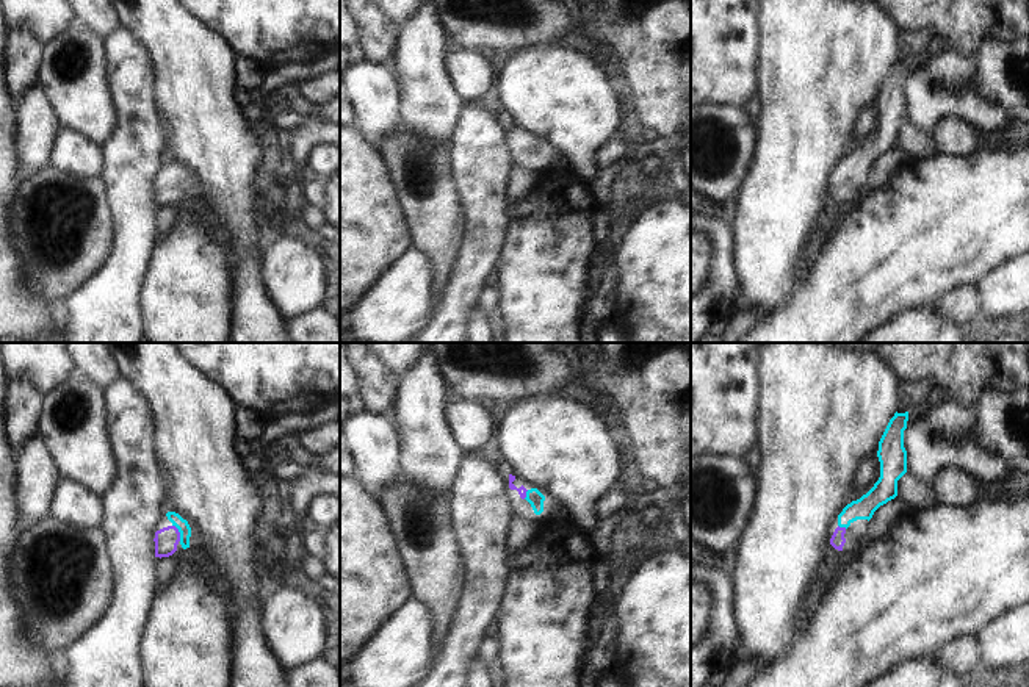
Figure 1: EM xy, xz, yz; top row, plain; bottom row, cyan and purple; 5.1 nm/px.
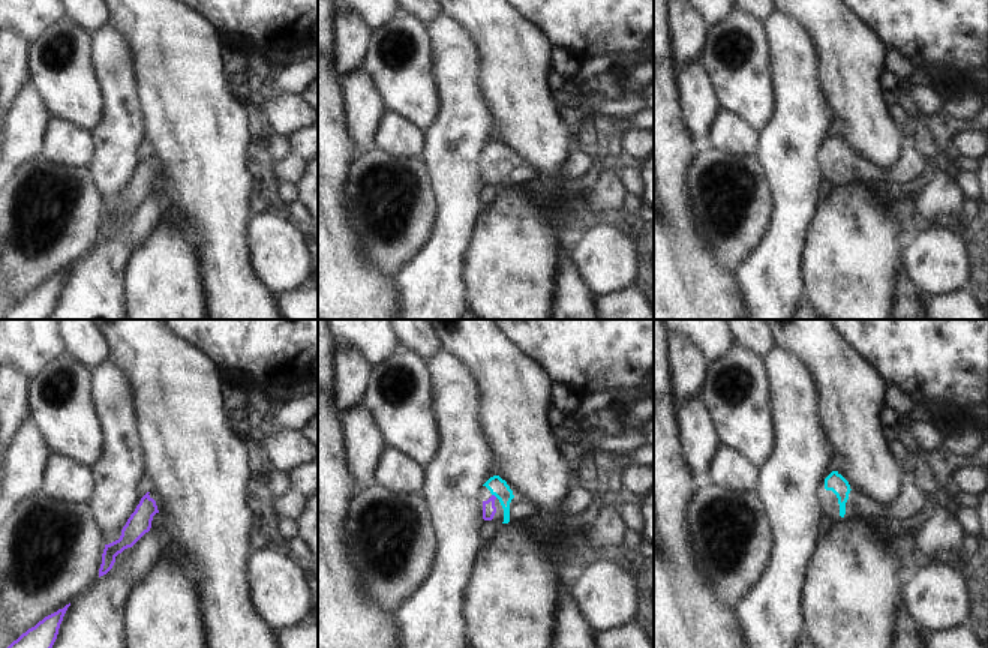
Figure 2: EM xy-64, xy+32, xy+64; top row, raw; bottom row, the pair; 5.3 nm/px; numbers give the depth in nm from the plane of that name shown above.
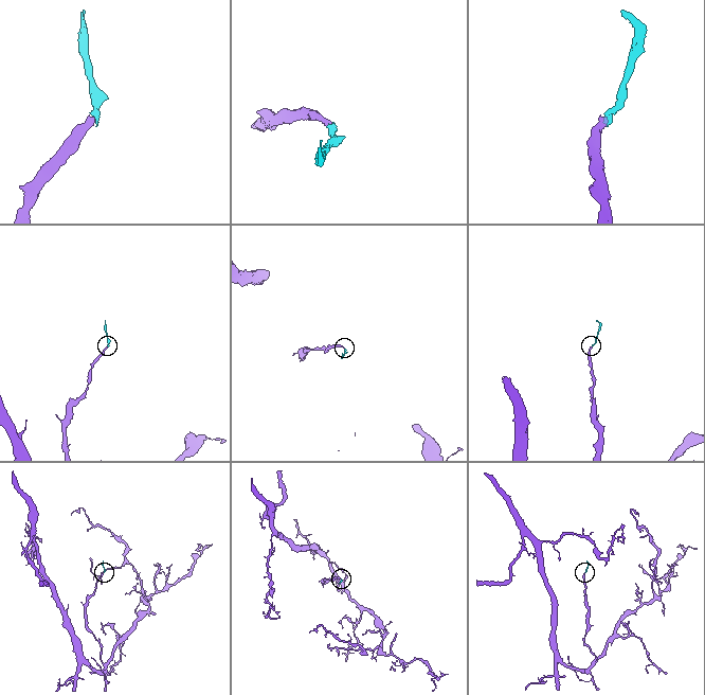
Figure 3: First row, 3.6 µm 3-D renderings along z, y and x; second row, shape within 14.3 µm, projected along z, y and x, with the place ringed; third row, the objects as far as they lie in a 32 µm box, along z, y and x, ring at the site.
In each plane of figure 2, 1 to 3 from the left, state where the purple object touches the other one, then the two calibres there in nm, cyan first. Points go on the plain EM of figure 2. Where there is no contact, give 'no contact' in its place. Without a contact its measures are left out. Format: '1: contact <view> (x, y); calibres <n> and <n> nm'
1: no contact
2: contact xy+32 (495, 159); calibres 90 and 70 nm
3: no contact

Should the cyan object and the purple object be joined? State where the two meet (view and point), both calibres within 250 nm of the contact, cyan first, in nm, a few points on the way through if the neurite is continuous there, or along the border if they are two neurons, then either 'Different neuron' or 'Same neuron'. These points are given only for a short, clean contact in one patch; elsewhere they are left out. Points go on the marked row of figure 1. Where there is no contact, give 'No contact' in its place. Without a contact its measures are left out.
Touches cyan at xy (179, 531). Thickness 70 nm (cyan) against 120 nm. Path across: xy (182, 525), (179, 531), (166, 539). Same neuron.

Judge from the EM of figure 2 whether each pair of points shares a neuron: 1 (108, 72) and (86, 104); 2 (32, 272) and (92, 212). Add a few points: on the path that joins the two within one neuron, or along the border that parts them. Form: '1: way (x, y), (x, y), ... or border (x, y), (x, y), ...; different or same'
1: border (92, 50), (92, 65), (101, 87), (99, 120); different
2: way (47, 258), (77, 227); same

